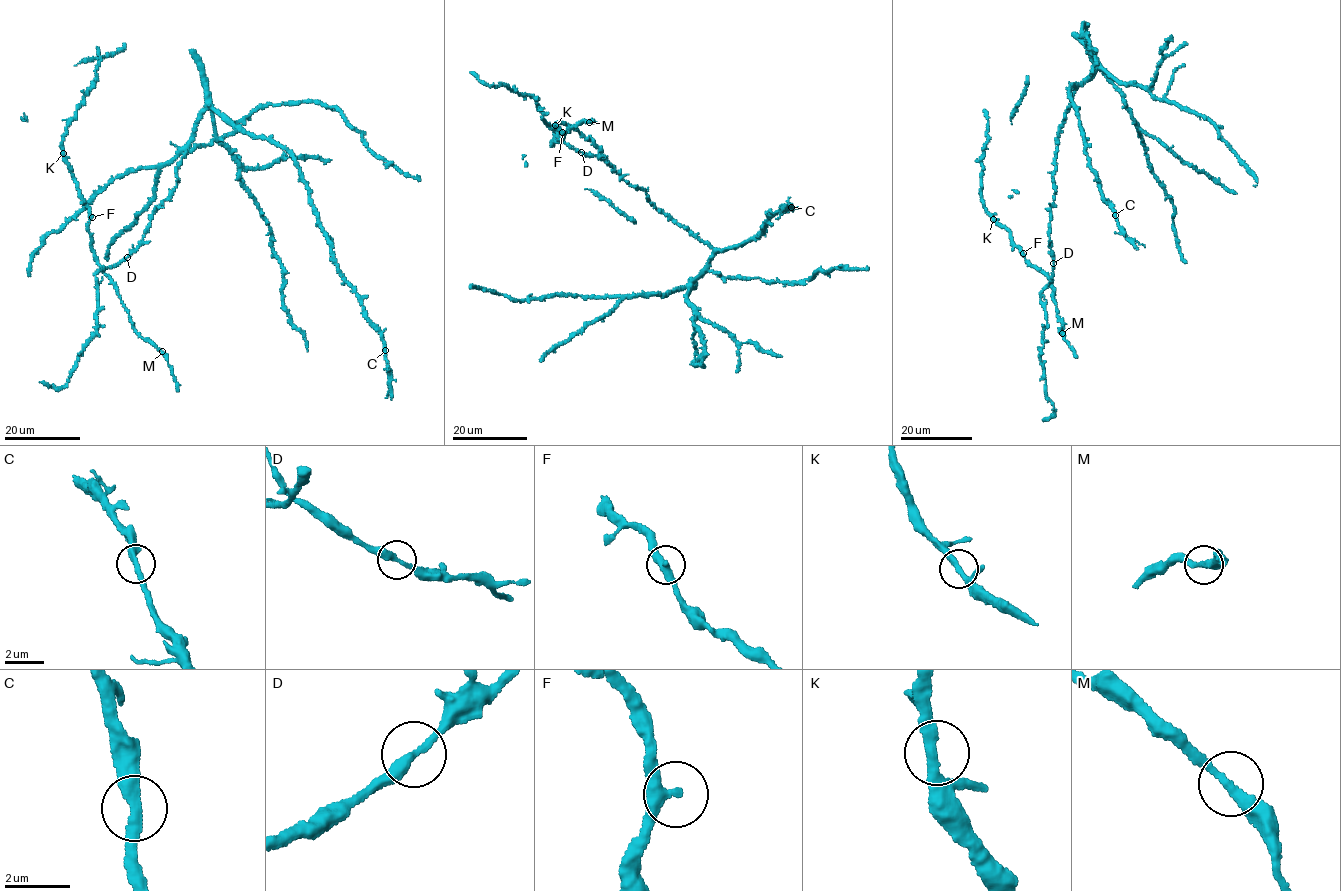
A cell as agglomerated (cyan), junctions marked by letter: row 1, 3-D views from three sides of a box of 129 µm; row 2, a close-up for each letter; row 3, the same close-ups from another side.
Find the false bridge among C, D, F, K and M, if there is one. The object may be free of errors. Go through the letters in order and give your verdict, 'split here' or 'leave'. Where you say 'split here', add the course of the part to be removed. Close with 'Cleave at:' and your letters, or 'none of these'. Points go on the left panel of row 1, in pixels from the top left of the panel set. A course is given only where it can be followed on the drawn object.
C: leave
D: leave
F: leave
K: leave
M: leave
Cleave at: none of these

